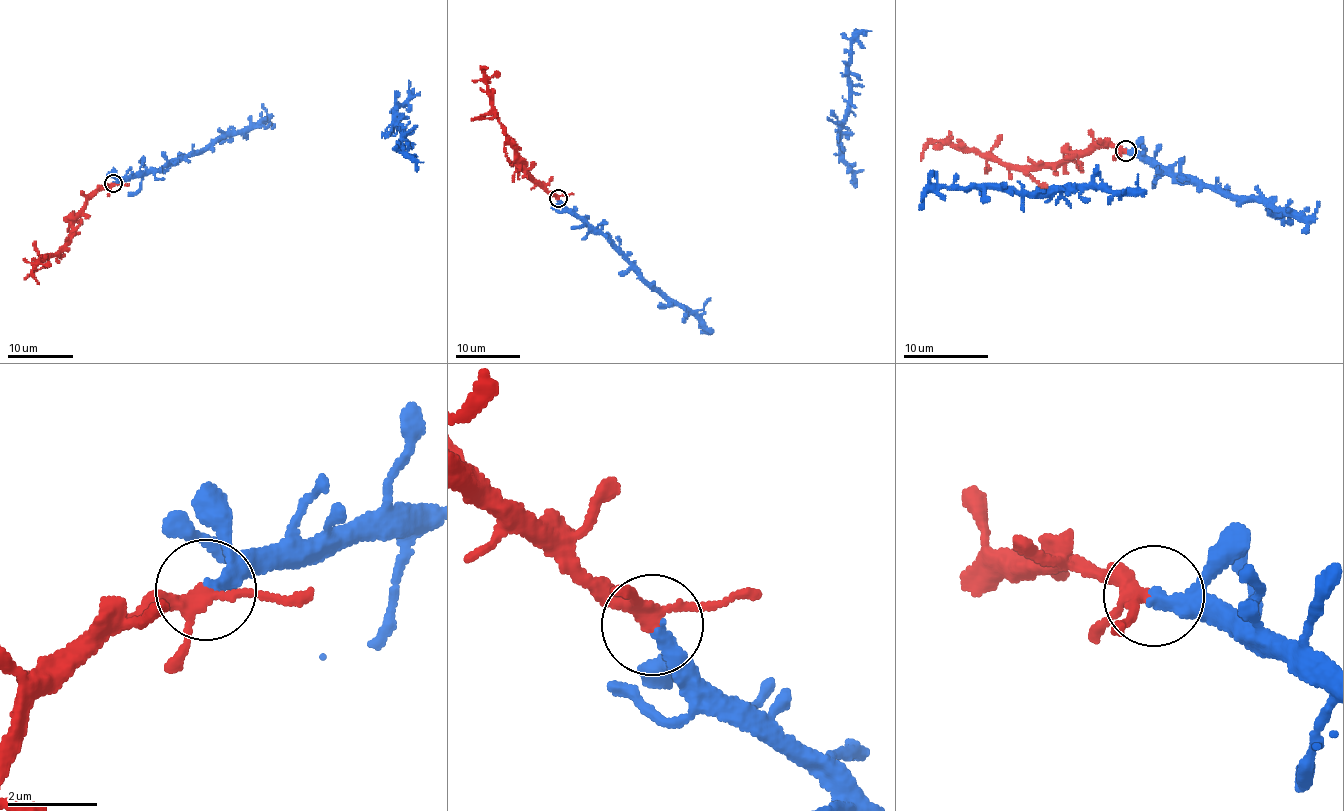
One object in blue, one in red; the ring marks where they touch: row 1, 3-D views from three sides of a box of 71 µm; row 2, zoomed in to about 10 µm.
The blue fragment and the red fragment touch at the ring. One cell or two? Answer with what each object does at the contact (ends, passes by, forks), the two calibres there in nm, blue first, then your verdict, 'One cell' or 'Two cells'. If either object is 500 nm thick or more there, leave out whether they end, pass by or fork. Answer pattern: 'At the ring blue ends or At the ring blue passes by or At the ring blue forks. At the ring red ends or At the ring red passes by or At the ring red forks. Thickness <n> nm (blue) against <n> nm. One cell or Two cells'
At the ring blue ends. At the ring red forks. Thickness 320 nm (blue) against 200 nm. One cell

